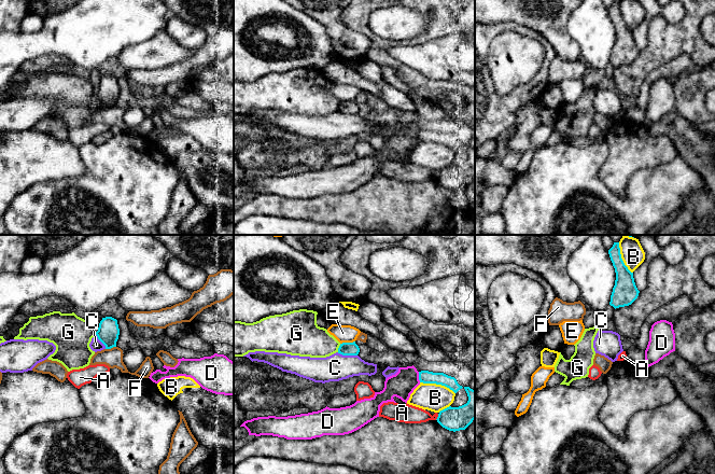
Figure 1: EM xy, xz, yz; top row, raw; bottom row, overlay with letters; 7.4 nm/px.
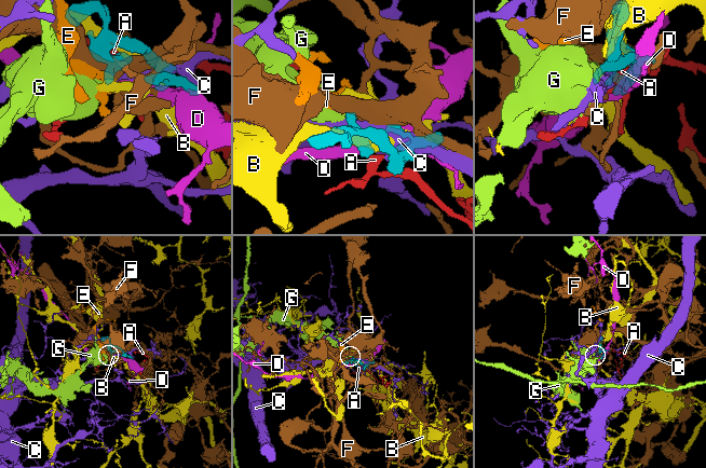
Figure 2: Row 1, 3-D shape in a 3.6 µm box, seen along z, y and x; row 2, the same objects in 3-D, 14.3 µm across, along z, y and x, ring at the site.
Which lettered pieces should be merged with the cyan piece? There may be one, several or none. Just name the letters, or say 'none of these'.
none of these

